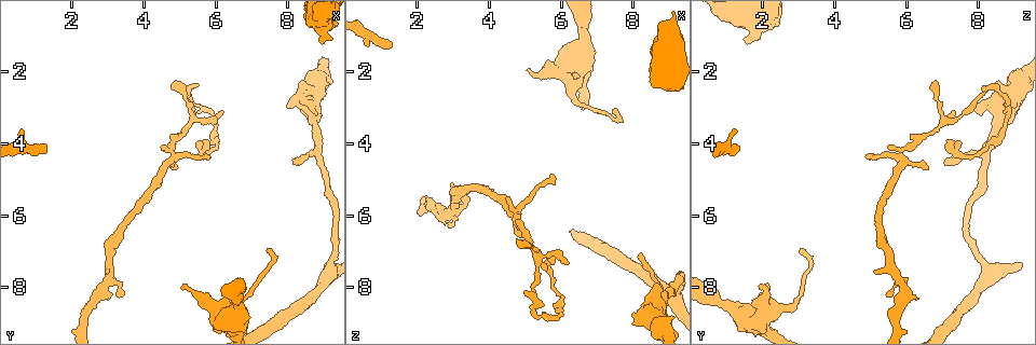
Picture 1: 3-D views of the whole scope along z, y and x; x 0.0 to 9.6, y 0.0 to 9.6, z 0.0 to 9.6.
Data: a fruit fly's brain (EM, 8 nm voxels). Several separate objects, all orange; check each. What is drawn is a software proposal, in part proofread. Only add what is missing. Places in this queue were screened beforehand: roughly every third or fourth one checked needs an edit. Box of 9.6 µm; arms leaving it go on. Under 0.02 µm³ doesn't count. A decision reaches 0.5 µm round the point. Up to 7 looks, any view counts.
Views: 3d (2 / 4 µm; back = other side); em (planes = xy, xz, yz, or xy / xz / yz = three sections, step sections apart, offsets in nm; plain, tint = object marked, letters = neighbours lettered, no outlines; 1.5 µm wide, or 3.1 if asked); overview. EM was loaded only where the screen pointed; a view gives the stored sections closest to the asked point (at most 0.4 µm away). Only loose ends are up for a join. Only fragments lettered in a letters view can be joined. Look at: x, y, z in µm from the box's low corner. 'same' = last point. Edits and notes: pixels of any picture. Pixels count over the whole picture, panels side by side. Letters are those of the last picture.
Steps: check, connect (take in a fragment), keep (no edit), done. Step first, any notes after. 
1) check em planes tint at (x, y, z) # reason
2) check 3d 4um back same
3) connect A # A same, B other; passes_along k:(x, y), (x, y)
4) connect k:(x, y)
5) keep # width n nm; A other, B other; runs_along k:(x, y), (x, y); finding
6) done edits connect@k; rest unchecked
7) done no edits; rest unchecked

check em xz step 4 letters at (8.90, 1.15, 1.55) # branch stops here

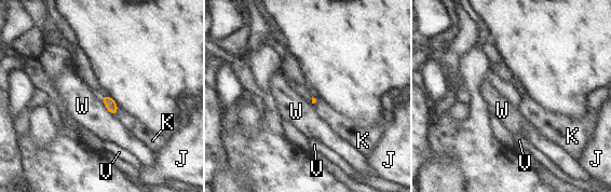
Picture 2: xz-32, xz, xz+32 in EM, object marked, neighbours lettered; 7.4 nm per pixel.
keep # longest_contact W 120 nm; J other, K other, V other, W other; border 2:(104, 106), (114, 117); no lettered fragment goes on from it

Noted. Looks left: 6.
check 3d 4um back at (8.25, 4.50, 7.00) # free end

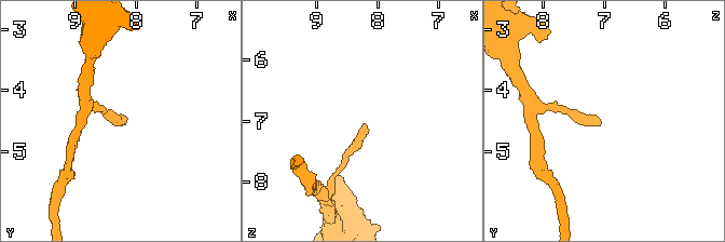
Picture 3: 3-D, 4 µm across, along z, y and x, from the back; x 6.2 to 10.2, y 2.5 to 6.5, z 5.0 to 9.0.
check em planes letters at (8.20, 4.50, 7.00) # shape alone is not enough

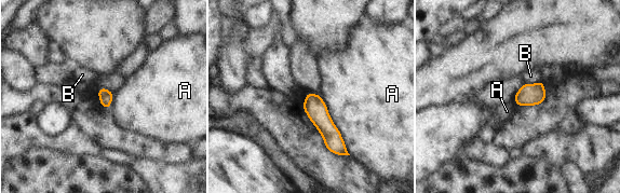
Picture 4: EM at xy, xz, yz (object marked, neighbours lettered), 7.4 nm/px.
keep # width 100 nm; A other, B other; border 4:(320, 96), (347, 150); no lettered fragment goes on from it

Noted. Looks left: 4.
check 3d 2um at (6.20, 3.15, 7.25) # branch stops here

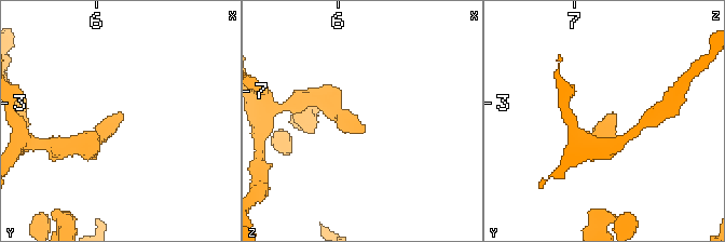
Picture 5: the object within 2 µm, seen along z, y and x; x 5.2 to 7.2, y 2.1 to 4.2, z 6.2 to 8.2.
check em planes letters at (6.22, 3.08, 7.32)

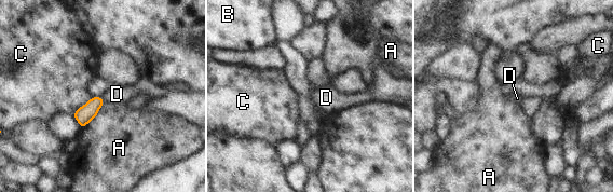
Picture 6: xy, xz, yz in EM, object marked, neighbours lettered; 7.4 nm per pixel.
connect D # width 120 nm; A other, B other, C other, D same; the cell continues

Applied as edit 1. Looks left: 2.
done edits connect@6; rest unchecked

